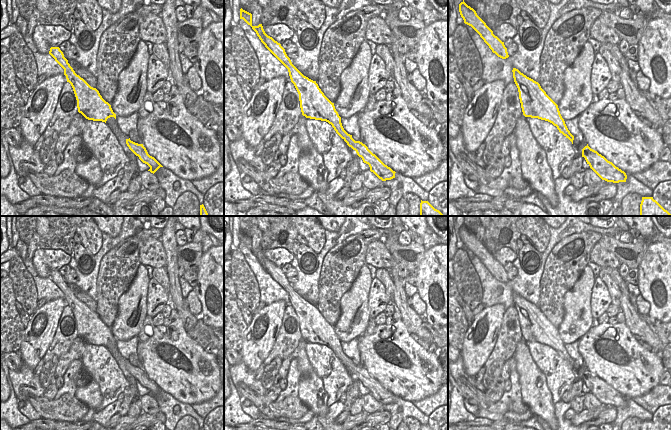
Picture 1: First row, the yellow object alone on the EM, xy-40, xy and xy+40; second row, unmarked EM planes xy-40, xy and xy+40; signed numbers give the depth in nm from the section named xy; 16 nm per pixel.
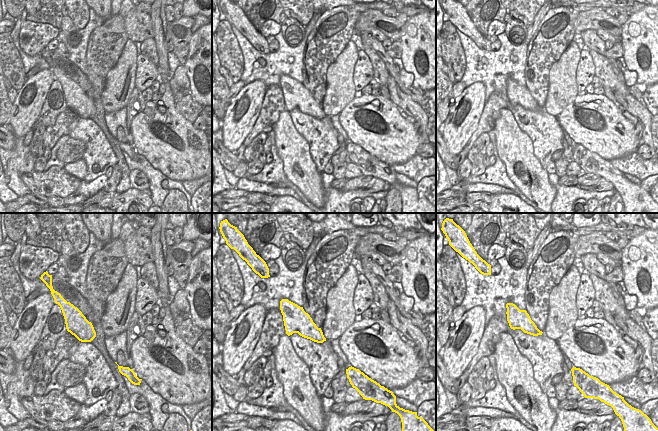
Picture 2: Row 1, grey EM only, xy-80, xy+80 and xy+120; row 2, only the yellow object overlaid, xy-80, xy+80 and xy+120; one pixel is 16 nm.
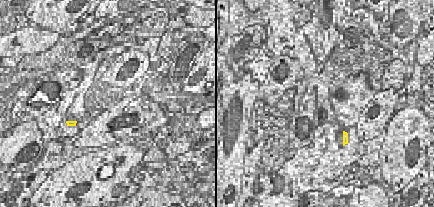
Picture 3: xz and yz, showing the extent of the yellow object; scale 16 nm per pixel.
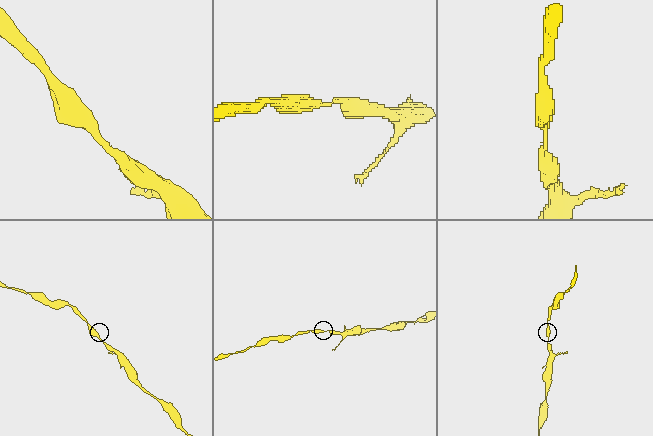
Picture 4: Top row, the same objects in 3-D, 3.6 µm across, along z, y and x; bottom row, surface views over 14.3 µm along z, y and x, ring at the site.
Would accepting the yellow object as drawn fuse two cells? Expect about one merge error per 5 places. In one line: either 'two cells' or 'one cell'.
one cell

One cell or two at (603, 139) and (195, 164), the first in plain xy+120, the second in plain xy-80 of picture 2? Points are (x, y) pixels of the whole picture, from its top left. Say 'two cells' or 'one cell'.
one cell

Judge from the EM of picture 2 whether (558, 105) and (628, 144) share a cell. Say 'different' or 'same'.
different

